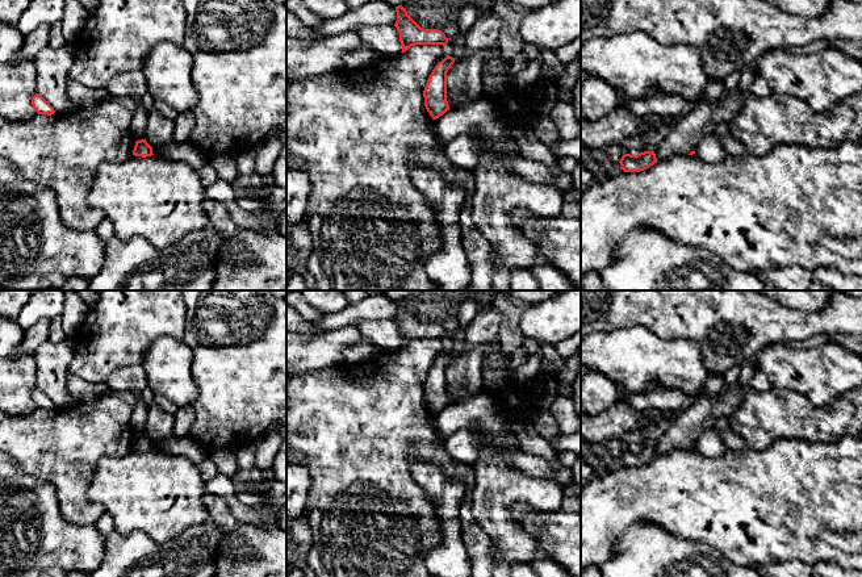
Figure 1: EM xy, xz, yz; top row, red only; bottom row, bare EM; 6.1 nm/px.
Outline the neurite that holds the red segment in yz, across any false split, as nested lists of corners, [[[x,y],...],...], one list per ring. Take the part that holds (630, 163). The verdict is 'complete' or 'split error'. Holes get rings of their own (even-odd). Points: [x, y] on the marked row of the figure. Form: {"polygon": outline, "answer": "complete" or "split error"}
{"polygon": [[[644,151],[637,155],[624,154],[619,163],[624,172],[640,172],[657,162],[654,151]]], "answer": "complete"}

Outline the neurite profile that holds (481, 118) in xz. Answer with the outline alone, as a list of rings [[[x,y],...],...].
[[[485,97],[447,110],[435,120],[435,133],[445,143],[459,135],[480,137],[485,141],[485,149],[499,154],[506,152],[505,141],[509,137],[506,118]]]

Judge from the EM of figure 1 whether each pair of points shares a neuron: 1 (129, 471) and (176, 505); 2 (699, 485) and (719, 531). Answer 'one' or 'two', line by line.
1: one
2: one

